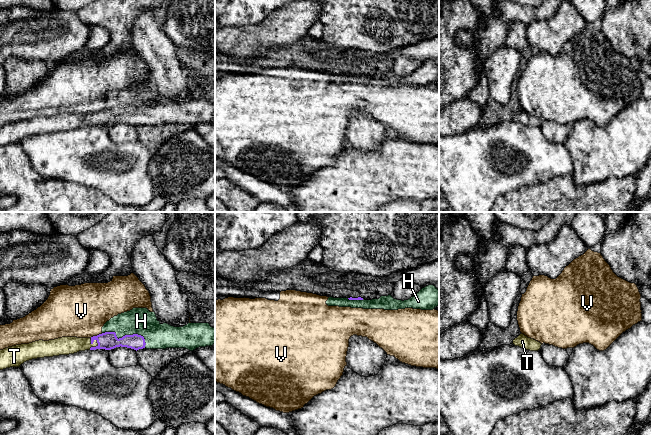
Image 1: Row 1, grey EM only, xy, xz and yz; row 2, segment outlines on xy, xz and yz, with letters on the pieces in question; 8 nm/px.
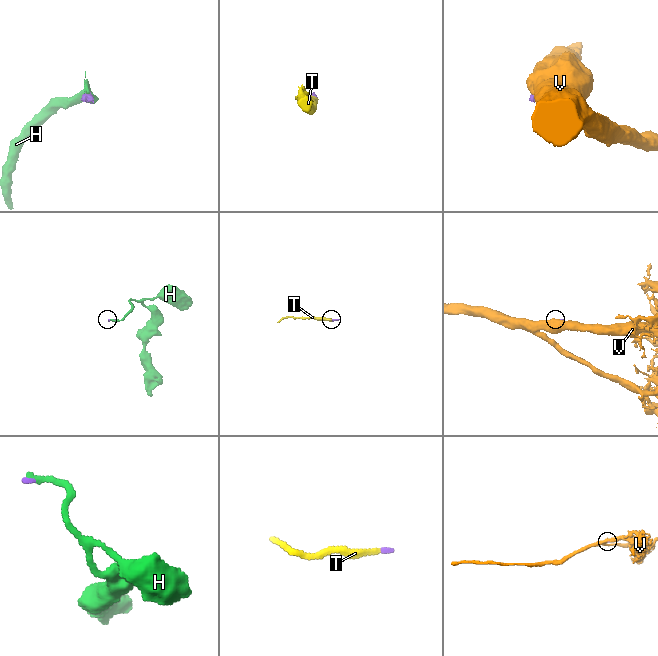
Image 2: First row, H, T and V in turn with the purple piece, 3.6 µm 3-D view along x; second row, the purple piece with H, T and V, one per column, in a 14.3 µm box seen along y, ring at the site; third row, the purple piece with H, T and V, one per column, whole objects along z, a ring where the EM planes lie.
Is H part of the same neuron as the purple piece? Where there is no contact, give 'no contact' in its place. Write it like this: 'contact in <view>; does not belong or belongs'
contact in xy; belongs

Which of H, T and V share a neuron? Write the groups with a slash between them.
H T / V

